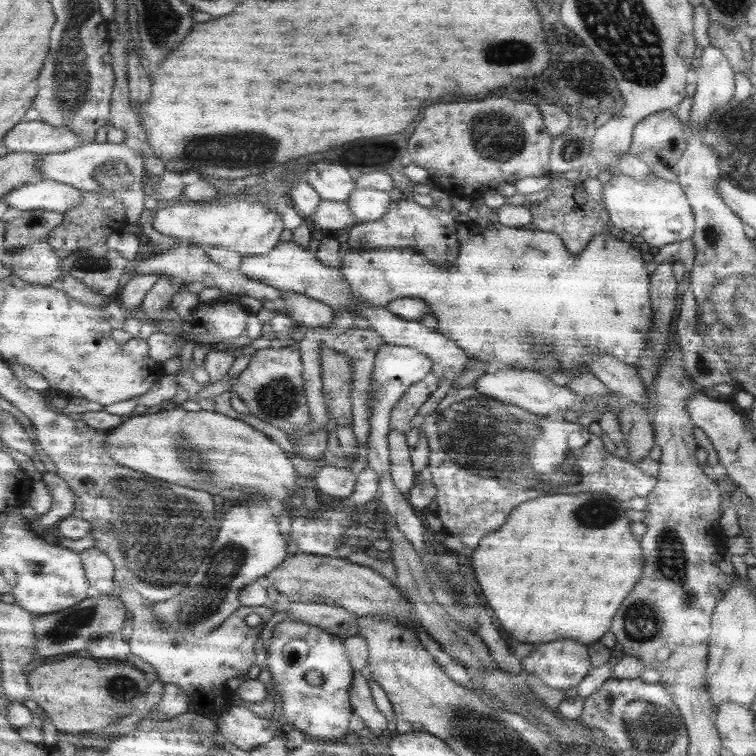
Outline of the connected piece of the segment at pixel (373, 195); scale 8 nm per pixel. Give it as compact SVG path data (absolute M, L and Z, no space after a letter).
M362 189L355 191L346 200L357 222L374 222L386 214L394 193L379 190Z

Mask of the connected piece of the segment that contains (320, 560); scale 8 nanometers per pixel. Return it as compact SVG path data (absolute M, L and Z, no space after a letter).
M298 552L288 557L284 564L272 572L271 575L268 575L266 579L270 582L270 586L274 586L285 599L291 602L300 603L307 601L308 603L319 602L319 604L334 605L343 608L346 612L354 613L356 619L362 616L387 616L387 618L393 618L394 620L399 620L402 624L407 624L408 628L416 629L410 616L411 605L406 602L406 598L400 596L400 592L392 582L383 574L377 573L375 569L356 564L347 558L337 555L329 557Z

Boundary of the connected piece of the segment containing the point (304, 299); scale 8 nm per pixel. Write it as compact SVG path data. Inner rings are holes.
M285 292L285 306L289 316L303 326L313 330L320 330L323 326L330 326L335 321L335 310L316 298L299 292Z

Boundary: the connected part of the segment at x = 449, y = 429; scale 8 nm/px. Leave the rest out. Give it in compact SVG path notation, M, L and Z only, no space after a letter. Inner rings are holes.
M476 381L471 385L465 386L460 390L450 389L443 400L440 400L438 406L430 415L418 415L412 420L412 427L419 428L425 435L430 446L429 454L429 468L432 472L432 483L436 487L436 512L435 515L442 521L444 531L454 537L460 538L465 550L465 553L471 552L475 549L484 536L488 533L496 531L500 526L506 523L506 518L517 508L518 505L539 498L540 496L548 496L550 494L570 494L576 495L579 493L592 493L594 495L606 495L612 499L616 499L622 504L628 505L629 501L634 497L646 499L650 492L655 488L657 478L646 476L638 465L628 463L626 459L622 460L613 452L608 452L605 448L601 436L597 436L588 430L588 426L583 427L578 422L573 423L570 421L553 421L548 418L540 418L538 415L532 414L519 406L514 406L504 403L501 400L490 398L485 394L477 391ZM538 480L544 480L544 484L552 484L552 488L542 488L542 482L536 484Z

